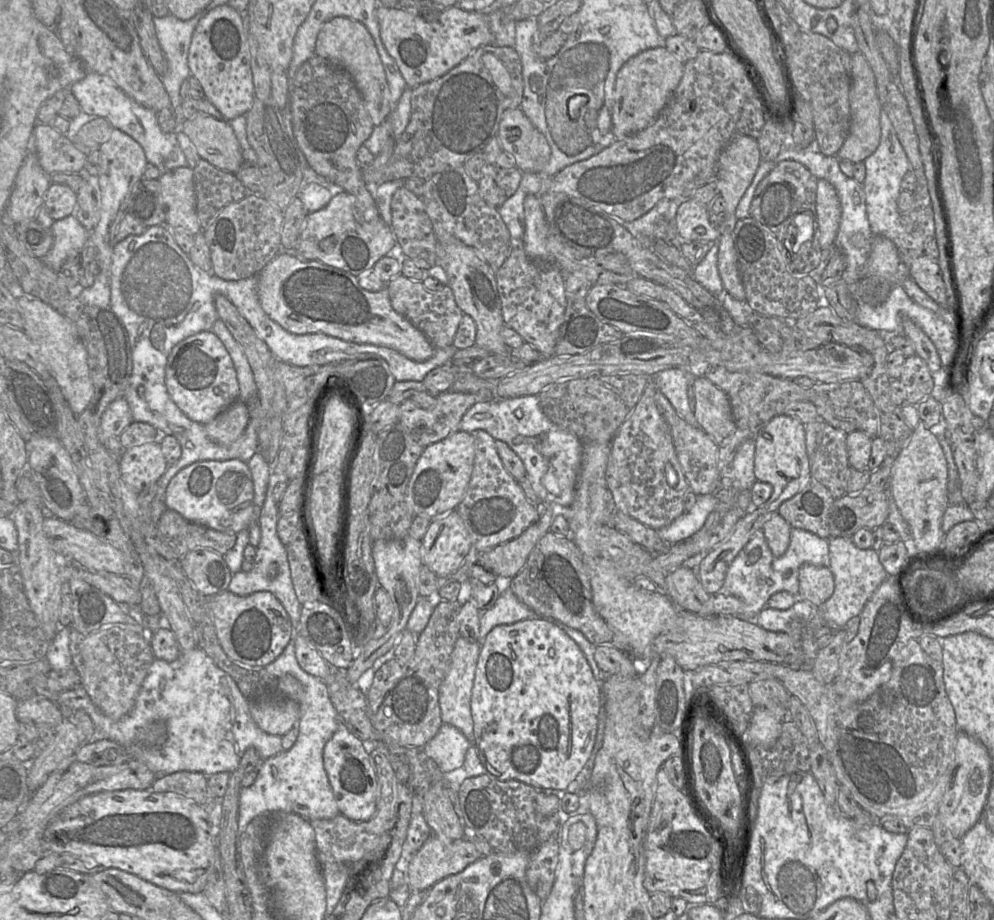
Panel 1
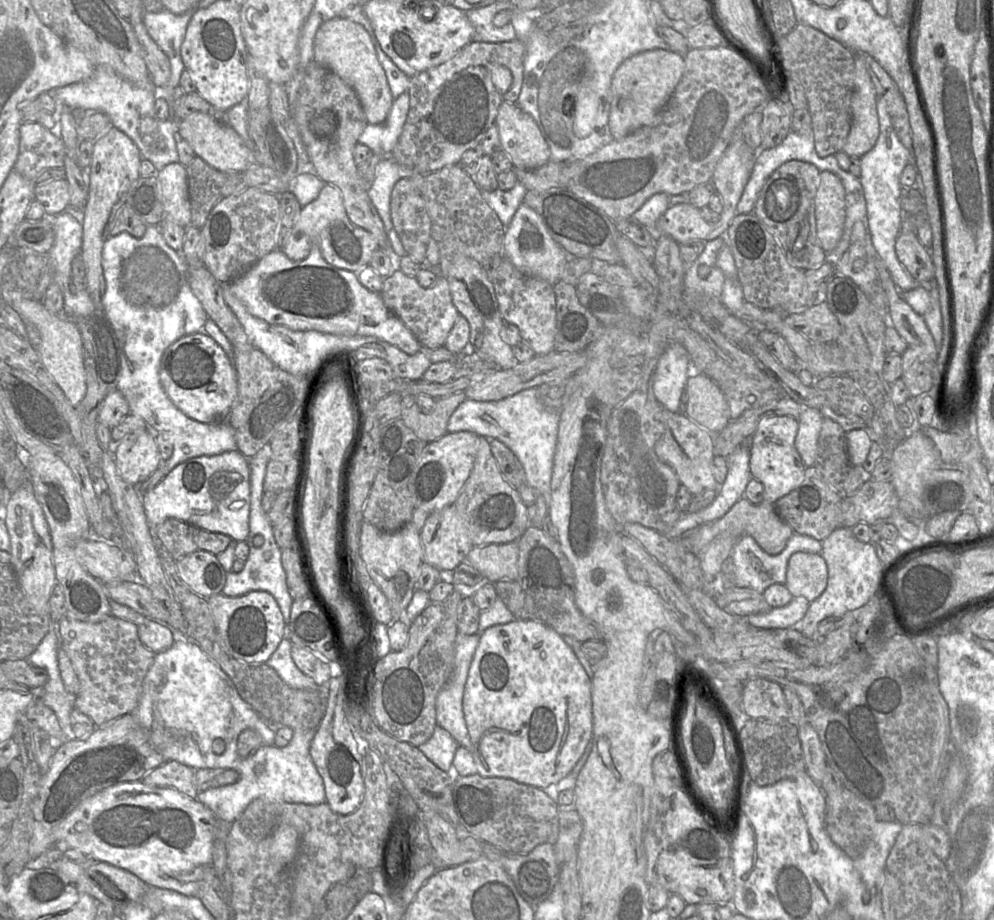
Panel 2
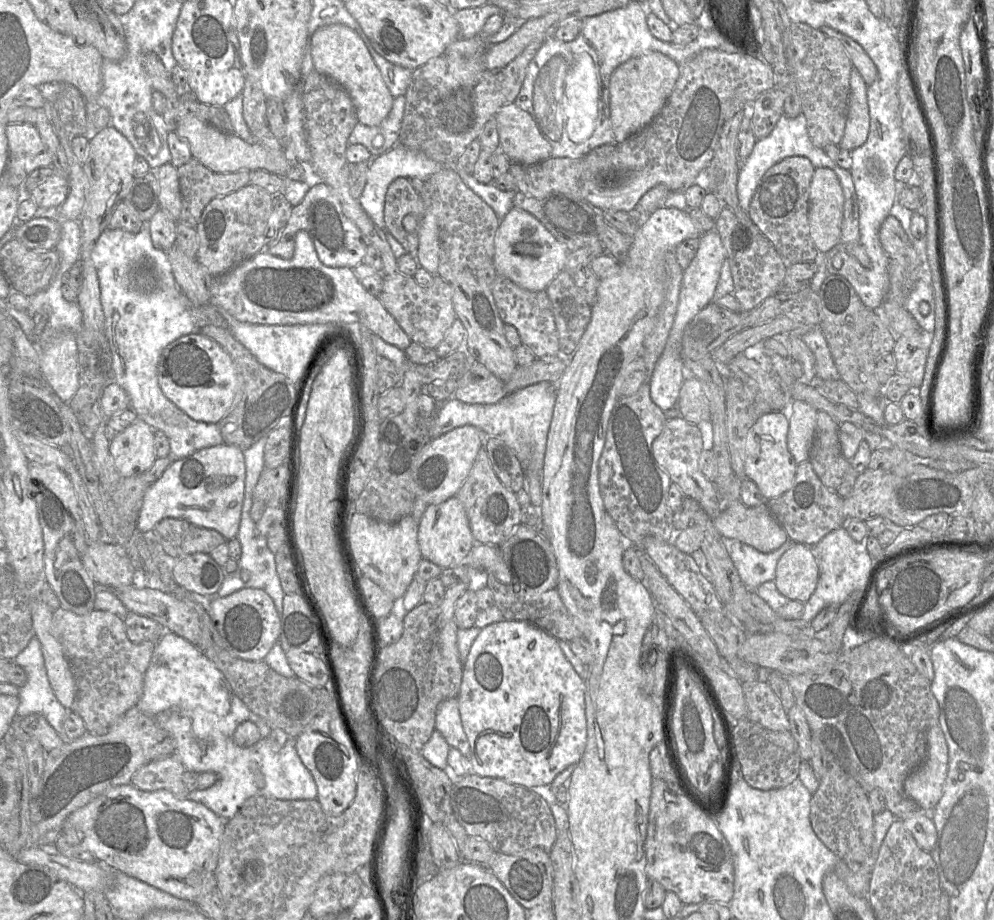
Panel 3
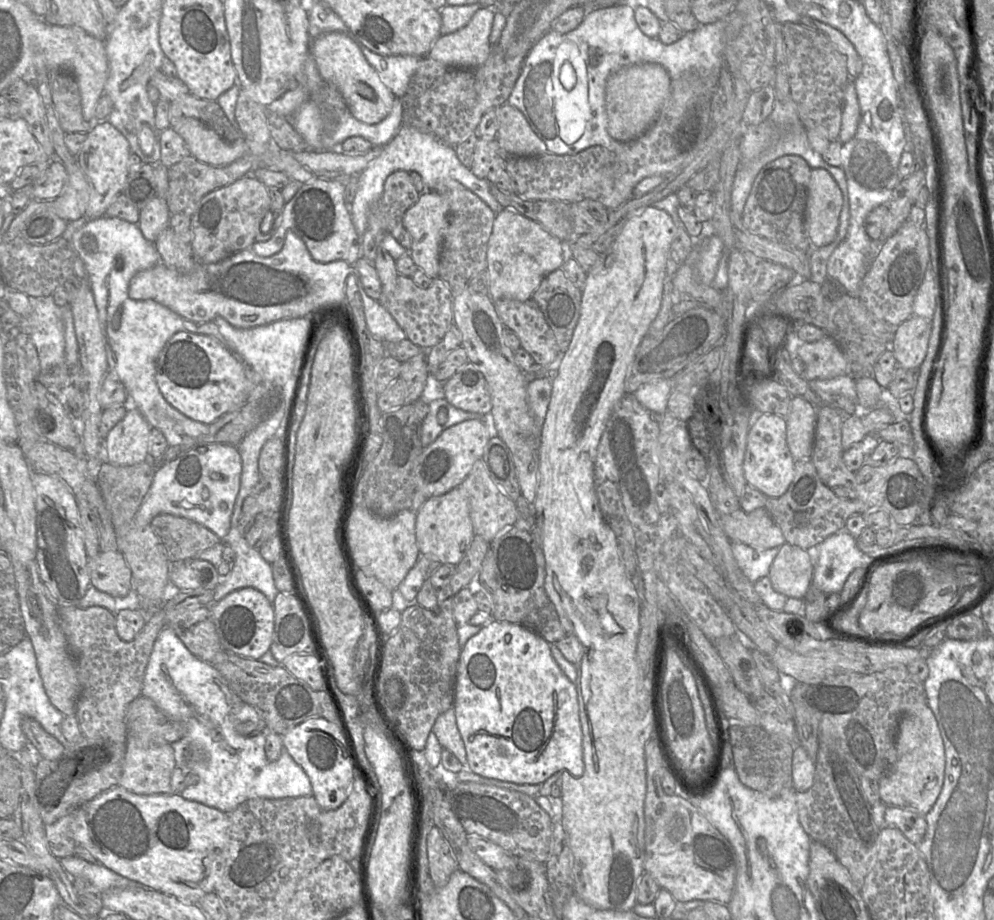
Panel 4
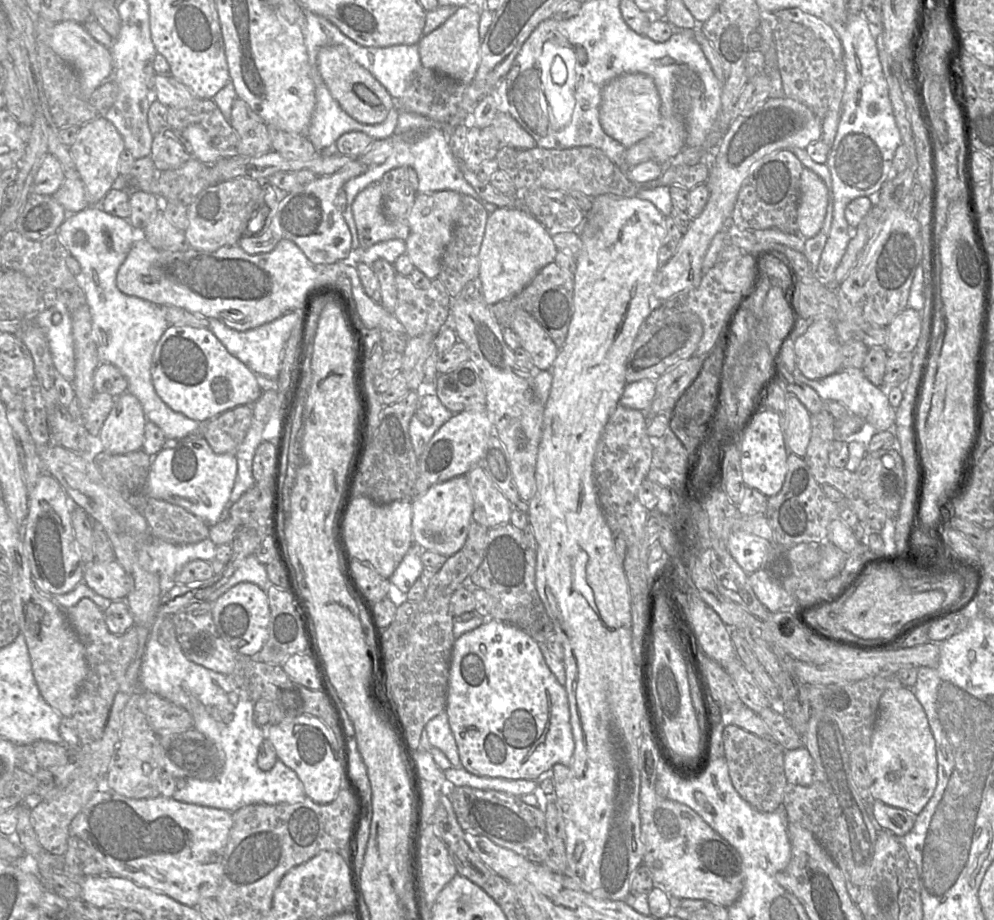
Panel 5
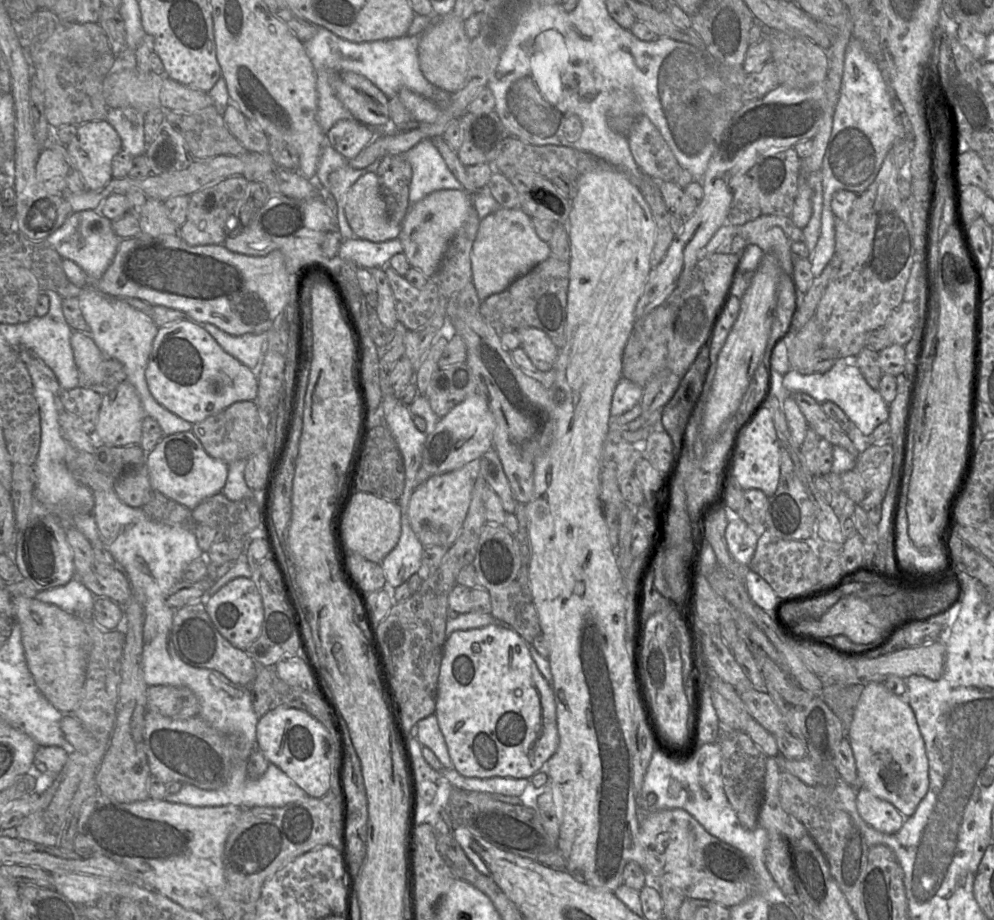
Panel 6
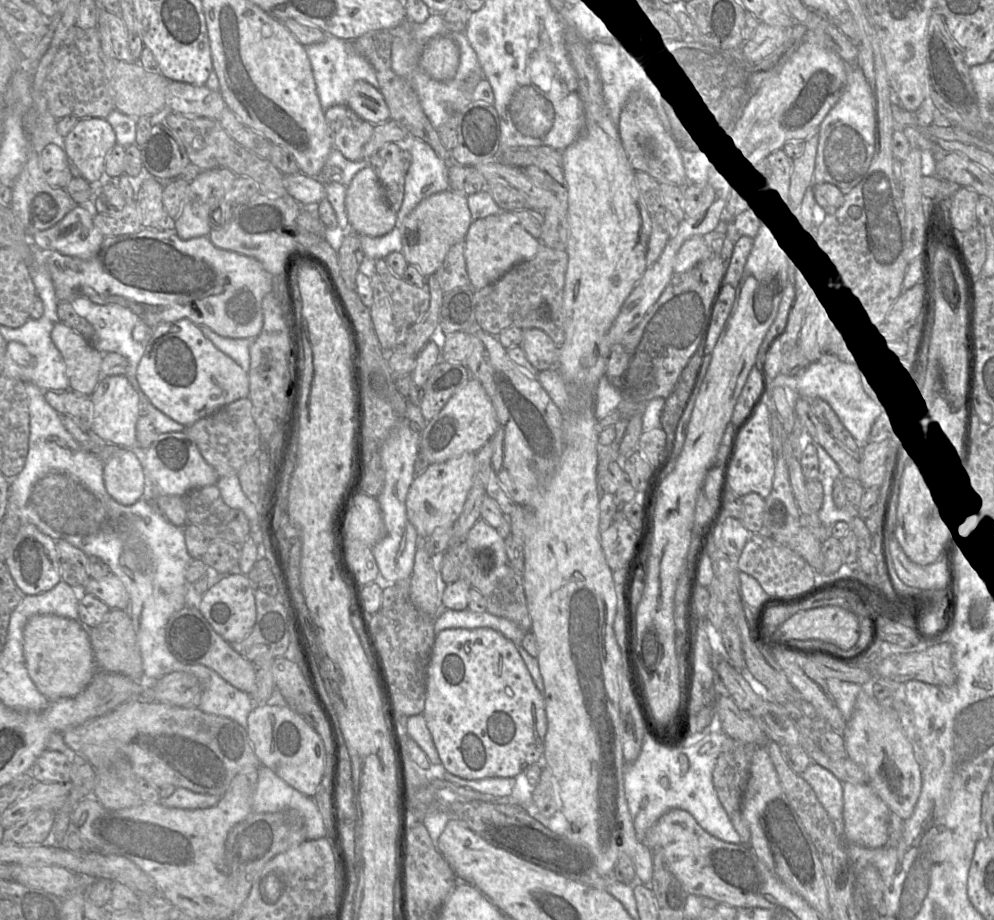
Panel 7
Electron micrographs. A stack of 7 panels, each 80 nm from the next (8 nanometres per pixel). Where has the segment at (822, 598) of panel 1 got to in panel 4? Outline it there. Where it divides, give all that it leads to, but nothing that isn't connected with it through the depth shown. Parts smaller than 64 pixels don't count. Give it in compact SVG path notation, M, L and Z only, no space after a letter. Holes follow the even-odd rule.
M782 545L768 575L773 588L788 598L804 599L811 588L817 558L818 546L803 549Z

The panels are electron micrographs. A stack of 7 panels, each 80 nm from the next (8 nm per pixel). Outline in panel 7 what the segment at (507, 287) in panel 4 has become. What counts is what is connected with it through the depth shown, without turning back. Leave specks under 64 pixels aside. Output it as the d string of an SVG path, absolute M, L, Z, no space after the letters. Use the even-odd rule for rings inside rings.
M512 211L473 220L464 239L465 260L470 284L474 290L494 283L514 265L530 260L538 252L541 241L528 233Z

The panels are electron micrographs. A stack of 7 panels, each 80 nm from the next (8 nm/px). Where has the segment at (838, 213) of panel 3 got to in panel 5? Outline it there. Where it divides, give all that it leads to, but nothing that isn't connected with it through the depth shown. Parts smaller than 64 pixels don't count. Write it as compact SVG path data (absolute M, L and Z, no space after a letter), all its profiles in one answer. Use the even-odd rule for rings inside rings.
M808 168L802 171L800 185L797 223L800 235L807 239L816 236L824 224L829 191L821 177Z

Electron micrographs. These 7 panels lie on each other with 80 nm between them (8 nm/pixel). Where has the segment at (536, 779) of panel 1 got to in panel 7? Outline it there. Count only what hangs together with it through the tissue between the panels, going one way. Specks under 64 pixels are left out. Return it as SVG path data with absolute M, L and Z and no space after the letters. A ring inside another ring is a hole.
M452 628L439 632L427 668L426 699L422 712L444 769L459 778L512 777L532 764L543 763L547 730L544 699L516 645L491 628Z

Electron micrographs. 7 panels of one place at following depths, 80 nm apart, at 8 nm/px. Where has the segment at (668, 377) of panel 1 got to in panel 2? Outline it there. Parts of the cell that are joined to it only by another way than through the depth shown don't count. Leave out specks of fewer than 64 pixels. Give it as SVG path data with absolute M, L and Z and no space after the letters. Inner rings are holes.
M670 342L661 355L654 377L654 395L660 405L672 412L680 412L680 403L687 379L704 374L690 363L687 350L677 342Z

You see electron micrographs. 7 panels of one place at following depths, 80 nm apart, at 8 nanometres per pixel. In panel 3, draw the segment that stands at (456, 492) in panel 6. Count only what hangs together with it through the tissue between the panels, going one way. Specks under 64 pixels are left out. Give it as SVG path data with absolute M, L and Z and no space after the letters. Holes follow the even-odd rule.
M456 496L440 504L429 505L418 524L418 543L422 558L441 569L461 564L475 544L465 508Z

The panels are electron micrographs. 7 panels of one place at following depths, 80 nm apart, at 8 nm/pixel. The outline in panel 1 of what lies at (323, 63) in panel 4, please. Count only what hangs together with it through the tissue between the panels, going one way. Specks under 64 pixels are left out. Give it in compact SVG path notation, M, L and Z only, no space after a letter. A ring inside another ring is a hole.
M345 16L330 19L317 36L315 54L337 63L349 72L373 124L381 124L392 111L391 92L374 39L365 25Z

